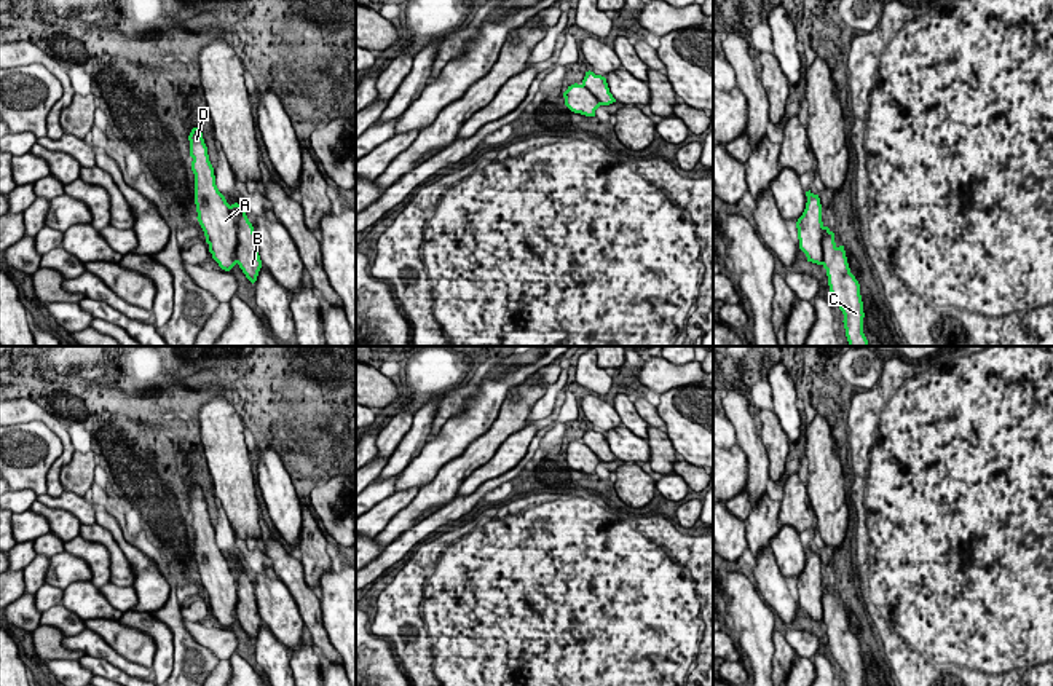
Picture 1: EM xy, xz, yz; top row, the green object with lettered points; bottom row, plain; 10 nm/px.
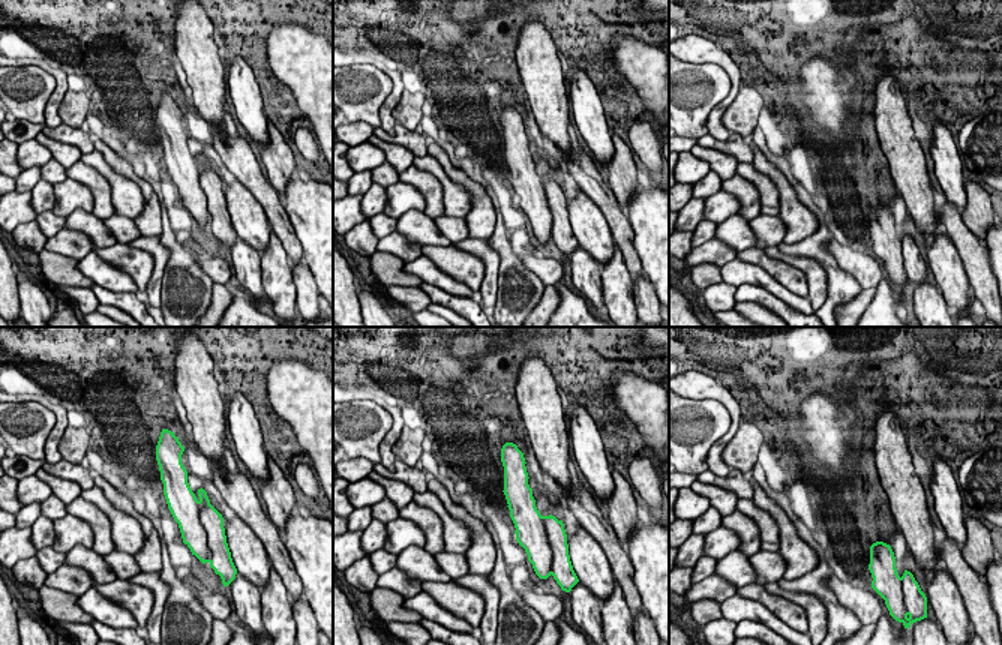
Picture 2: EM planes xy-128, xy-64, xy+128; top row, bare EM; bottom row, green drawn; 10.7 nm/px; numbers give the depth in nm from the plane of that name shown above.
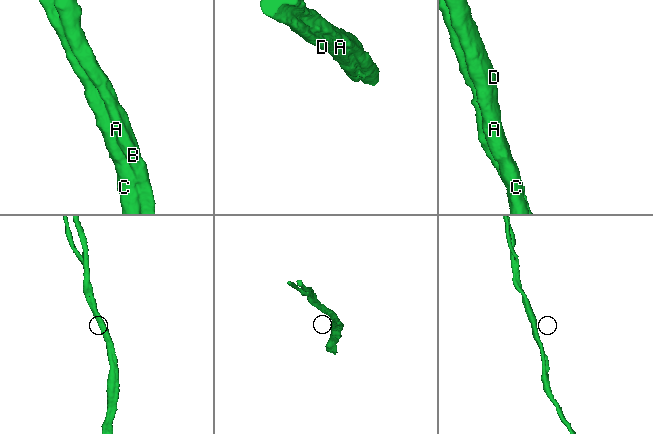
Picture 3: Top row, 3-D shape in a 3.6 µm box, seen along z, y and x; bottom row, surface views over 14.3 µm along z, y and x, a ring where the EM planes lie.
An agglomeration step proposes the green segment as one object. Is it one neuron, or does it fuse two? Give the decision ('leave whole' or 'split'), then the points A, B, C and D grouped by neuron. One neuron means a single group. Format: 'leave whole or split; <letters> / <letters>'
leave whole; A B C D

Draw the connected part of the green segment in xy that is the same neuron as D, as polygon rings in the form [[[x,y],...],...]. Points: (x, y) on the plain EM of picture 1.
[[[193,485],[190,493],[191,528],[195,531],[195,562],[209,609],[219,624],[230,629],[236,621],[254,641],[262,625],[254,584],[243,560],[228,562],[215,542],[203,490]]]

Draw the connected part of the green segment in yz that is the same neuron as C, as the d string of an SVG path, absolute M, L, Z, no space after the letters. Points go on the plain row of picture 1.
M809 547L806 554L806 566L796 579L799 606L807 619L826 627L831 654L844 672L844 686L863 686L860 641L850 630L844 603L838 605L834 590L823 582L818 552Z

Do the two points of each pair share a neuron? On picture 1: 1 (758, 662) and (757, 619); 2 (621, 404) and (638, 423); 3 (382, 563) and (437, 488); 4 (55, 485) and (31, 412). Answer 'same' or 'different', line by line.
1: same
2: same
3: different
4: same

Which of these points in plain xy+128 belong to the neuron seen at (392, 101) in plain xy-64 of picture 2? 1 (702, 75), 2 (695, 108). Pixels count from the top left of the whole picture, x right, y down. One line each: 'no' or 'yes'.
1: no
2: no

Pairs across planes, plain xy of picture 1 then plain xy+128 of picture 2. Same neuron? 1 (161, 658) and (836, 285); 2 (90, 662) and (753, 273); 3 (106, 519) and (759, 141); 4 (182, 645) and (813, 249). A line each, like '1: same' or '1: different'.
1: different
2: different
3: different
4: same

